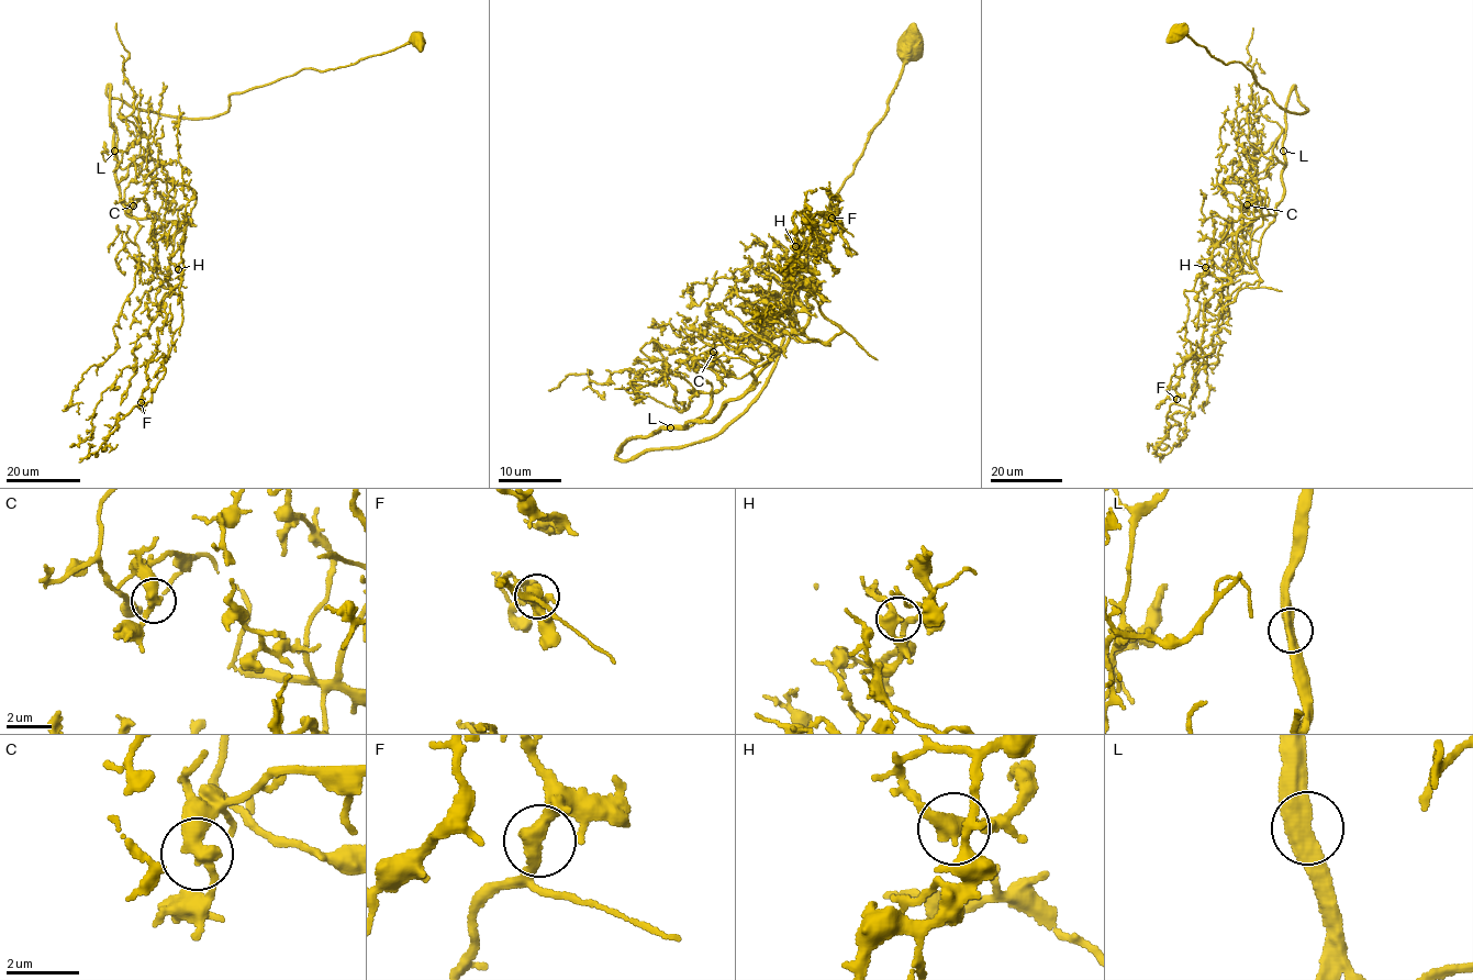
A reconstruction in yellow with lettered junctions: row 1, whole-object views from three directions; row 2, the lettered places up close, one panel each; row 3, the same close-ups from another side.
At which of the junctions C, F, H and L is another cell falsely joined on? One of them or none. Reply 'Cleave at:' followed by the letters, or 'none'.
Cleave at: none

